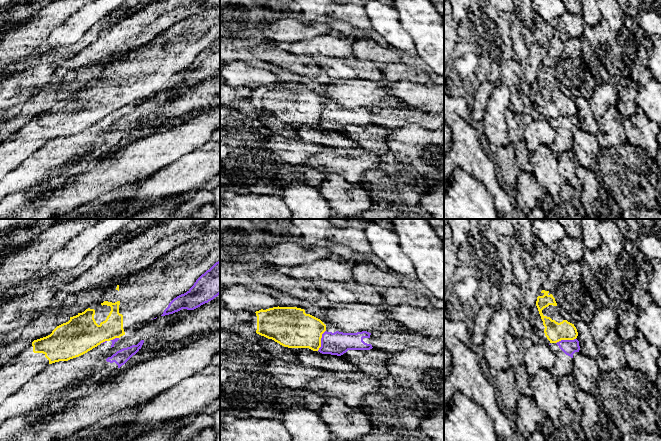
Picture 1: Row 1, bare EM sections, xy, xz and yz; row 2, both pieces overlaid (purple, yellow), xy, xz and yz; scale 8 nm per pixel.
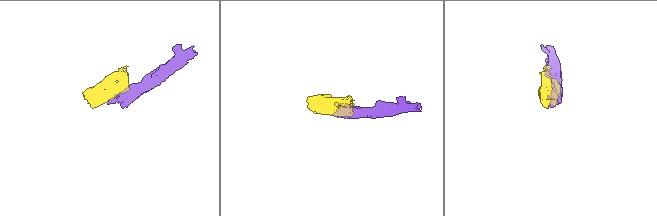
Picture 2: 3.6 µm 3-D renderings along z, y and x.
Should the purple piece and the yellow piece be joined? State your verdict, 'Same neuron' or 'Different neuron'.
Different neuron

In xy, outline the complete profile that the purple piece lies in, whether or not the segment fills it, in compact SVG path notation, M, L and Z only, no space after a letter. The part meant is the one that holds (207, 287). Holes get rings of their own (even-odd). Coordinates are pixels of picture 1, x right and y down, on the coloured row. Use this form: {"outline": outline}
{"outline": "M220 260L202 274L184 294L174 298L161 316L173 314L182 309L194 310L208 303L220 294Z"}

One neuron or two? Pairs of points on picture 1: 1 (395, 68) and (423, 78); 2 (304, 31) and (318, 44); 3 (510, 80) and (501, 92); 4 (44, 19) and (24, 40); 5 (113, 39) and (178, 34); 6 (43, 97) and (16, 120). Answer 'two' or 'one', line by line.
1: one
2: two
3: two
4: one
5: two
6: one

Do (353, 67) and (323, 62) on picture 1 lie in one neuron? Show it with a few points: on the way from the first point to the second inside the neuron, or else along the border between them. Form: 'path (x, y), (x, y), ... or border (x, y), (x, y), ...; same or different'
path (346, 67), (333, 67), (330, 65); same

